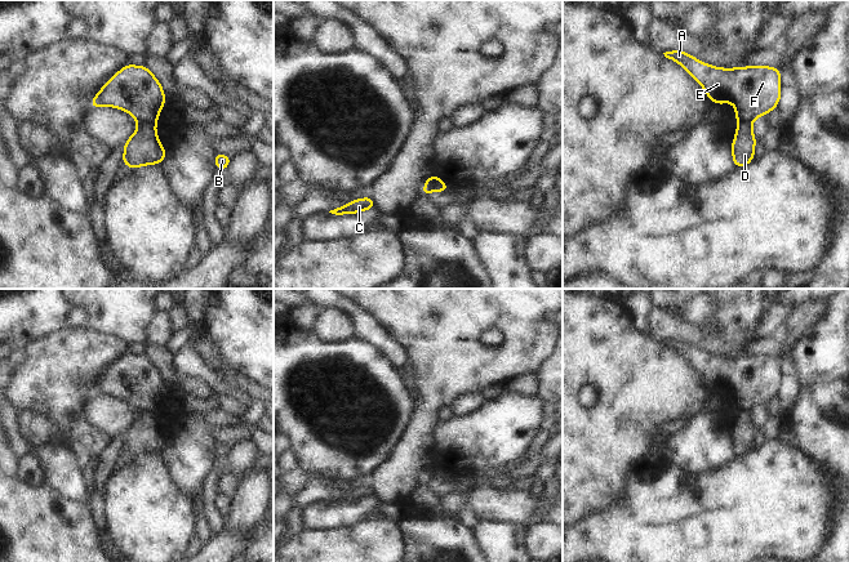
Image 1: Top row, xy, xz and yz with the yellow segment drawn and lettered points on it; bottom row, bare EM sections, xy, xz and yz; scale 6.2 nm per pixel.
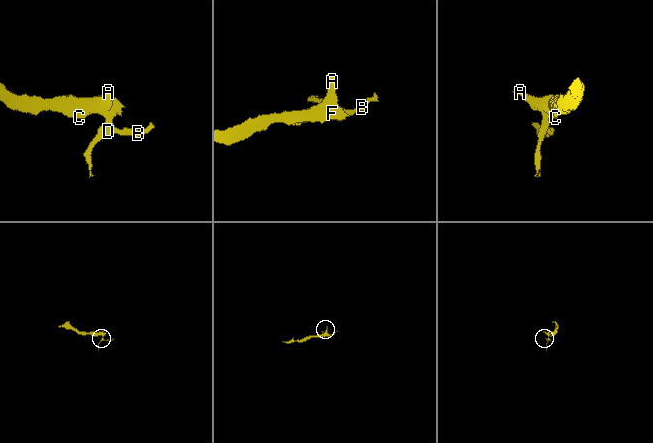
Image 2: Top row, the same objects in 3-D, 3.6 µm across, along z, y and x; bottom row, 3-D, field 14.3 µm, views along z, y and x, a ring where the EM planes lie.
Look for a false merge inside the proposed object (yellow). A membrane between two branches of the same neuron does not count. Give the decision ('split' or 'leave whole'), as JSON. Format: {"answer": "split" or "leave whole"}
{"answer": "split"}

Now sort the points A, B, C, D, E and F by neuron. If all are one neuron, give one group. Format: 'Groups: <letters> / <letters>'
Groups: A C E F / B D.

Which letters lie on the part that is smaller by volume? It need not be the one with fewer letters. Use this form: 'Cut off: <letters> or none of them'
Cut off: B, D.

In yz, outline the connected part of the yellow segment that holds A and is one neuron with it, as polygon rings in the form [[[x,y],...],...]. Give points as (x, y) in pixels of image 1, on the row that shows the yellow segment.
[[[670,50],[663,54],[681,64],[703,86],[712,102],[717,104],[732,102],[738,122],[752,122],[778,106],[781,68],[773,66],[717,68],[699,62],[684,50]]]

